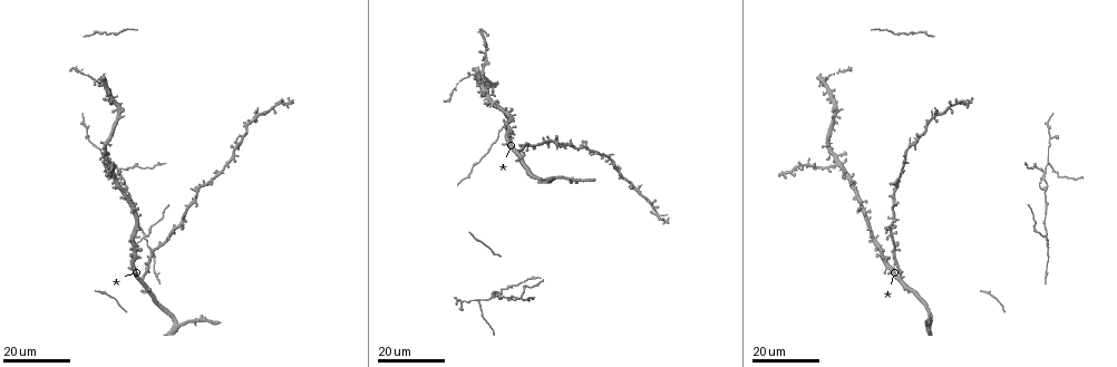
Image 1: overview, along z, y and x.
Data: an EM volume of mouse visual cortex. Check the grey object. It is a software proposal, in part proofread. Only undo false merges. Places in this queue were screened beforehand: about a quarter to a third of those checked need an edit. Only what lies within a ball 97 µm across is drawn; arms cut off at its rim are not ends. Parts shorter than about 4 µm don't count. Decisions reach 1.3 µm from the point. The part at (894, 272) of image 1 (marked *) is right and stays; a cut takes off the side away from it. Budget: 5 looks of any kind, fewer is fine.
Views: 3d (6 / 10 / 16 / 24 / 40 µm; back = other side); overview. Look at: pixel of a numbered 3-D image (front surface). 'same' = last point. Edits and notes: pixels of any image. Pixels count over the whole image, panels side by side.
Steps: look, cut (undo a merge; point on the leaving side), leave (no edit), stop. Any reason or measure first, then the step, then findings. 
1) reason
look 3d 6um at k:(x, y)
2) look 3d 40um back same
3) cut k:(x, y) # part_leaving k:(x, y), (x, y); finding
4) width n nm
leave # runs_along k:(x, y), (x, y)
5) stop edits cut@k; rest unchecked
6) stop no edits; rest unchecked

look 3d 16um at 1:(528, 174)

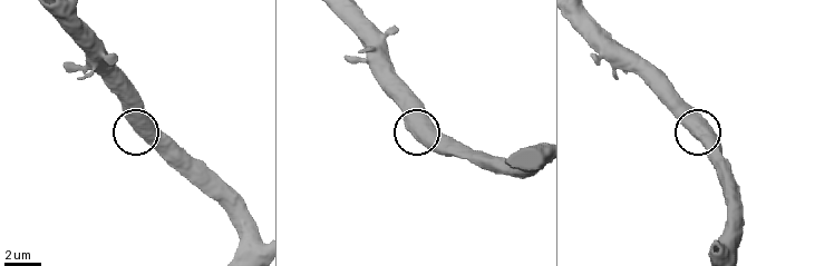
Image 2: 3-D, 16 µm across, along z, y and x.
look 3d 10um at 2:(422, 138)

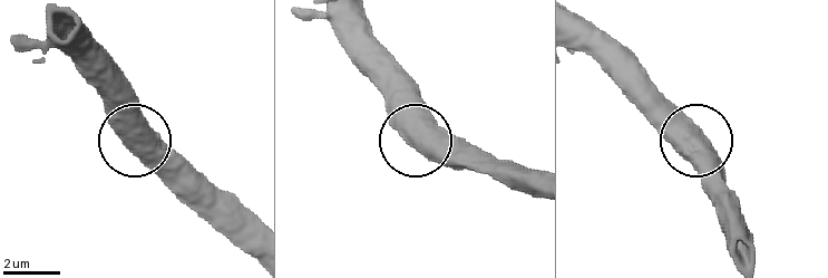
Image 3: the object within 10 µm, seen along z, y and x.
side_arm 24 um
leave # all the same neuron

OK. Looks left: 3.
look 3d 24um at 1:(144, 233)

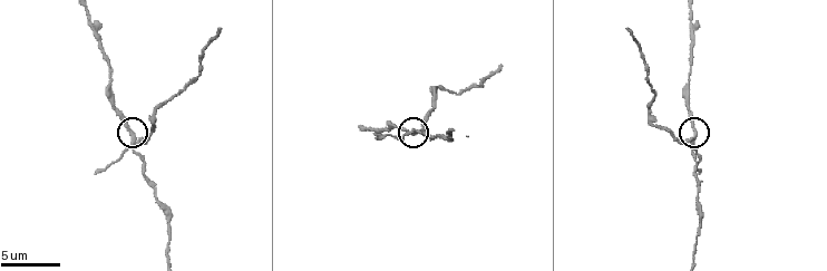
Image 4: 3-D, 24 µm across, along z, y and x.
look 3d 10um at 4:(135, 138)

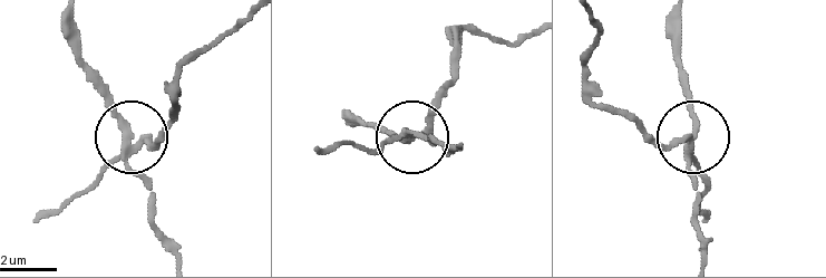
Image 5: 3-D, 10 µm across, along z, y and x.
width 220 nm
cut 5:(158, 145) # two neurons meet here

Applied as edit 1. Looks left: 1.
stop edits cut@5; rest unchecked

